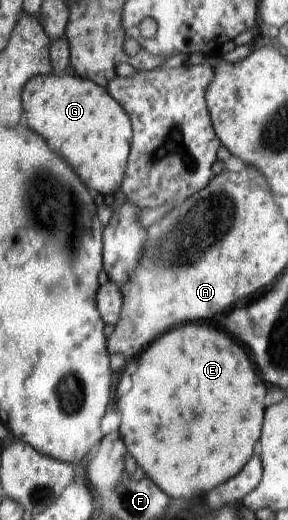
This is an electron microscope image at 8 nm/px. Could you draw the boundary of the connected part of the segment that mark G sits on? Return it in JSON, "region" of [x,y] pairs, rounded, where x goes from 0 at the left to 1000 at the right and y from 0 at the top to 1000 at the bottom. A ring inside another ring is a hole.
{"region":[[[184,138],[163,146],[128,144],[101,154],[104,160],[87,160],[90,183],[73,183],[76,190],[90,190],[97,244],[118,244],[132,260],[160,260],[160,267],[174,267],[174,283],[201,283],[201,290],[215,290],[215,298],[243,306],[243,321],[257,321],[257,329],[285,337],[292,354],[313,362],[313,367],[330,367],[333,373],[351,371],[385,383],[385,377],[420,363],[455,285],[455,233],[431,208],[378,181],[375,169],[319,154],[264,146],[257,140]]]}

